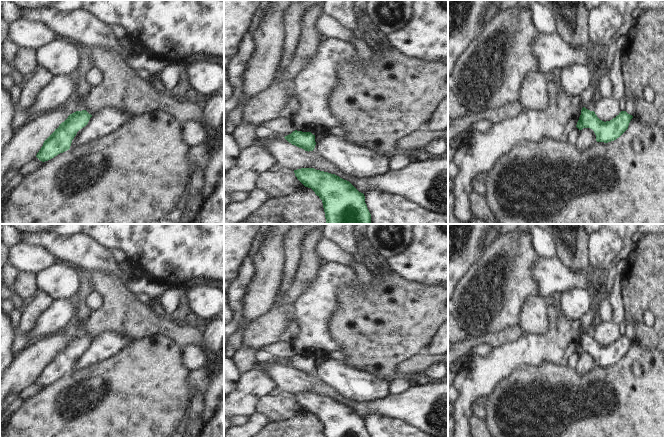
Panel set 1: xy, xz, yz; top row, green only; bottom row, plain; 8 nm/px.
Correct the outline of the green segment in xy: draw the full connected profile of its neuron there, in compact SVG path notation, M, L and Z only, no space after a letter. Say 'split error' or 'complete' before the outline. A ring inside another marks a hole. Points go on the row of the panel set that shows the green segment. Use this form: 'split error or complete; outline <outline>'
complete; outline M86 110L70 114L44 141L36 157L40 161L45 162L69 150L77 132L88 124L91 117L92 115Z

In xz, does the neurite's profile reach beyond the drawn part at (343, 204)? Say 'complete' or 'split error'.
complete

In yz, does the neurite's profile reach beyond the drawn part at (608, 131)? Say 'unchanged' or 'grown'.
unchanged

